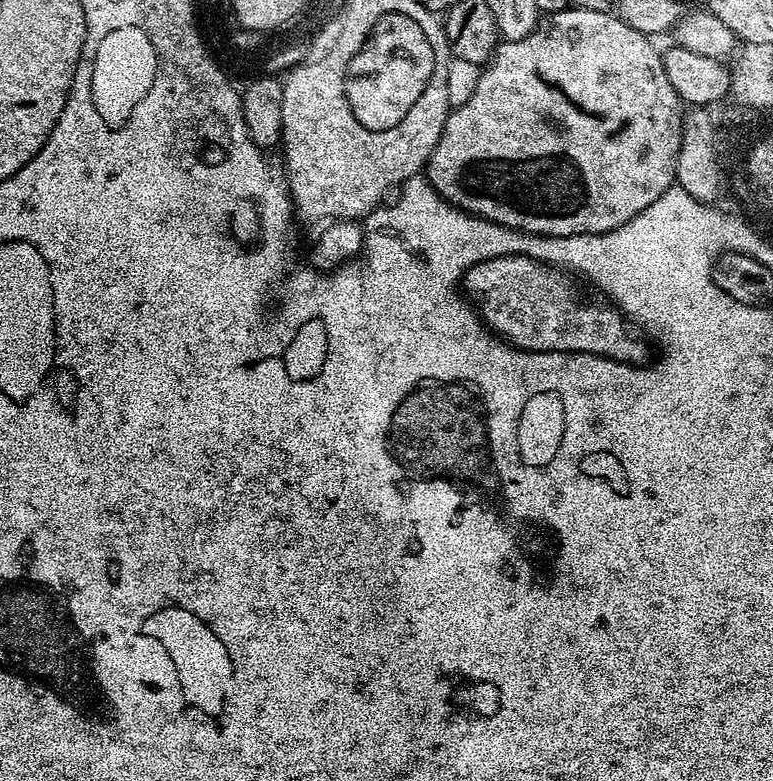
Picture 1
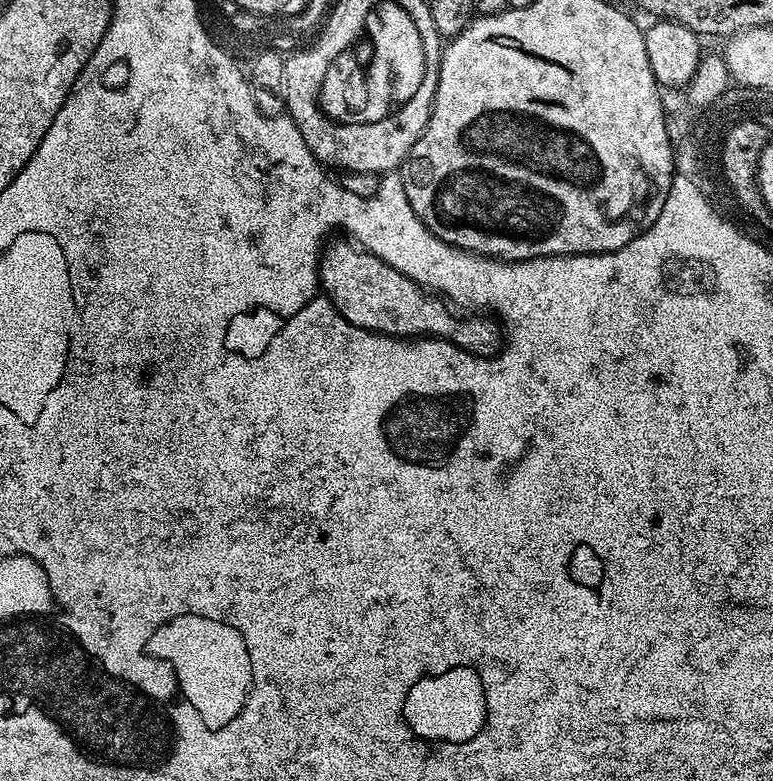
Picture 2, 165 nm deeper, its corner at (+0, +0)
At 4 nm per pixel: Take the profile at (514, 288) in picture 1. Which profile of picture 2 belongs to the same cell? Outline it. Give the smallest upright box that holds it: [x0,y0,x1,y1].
[319,240,502,358]

